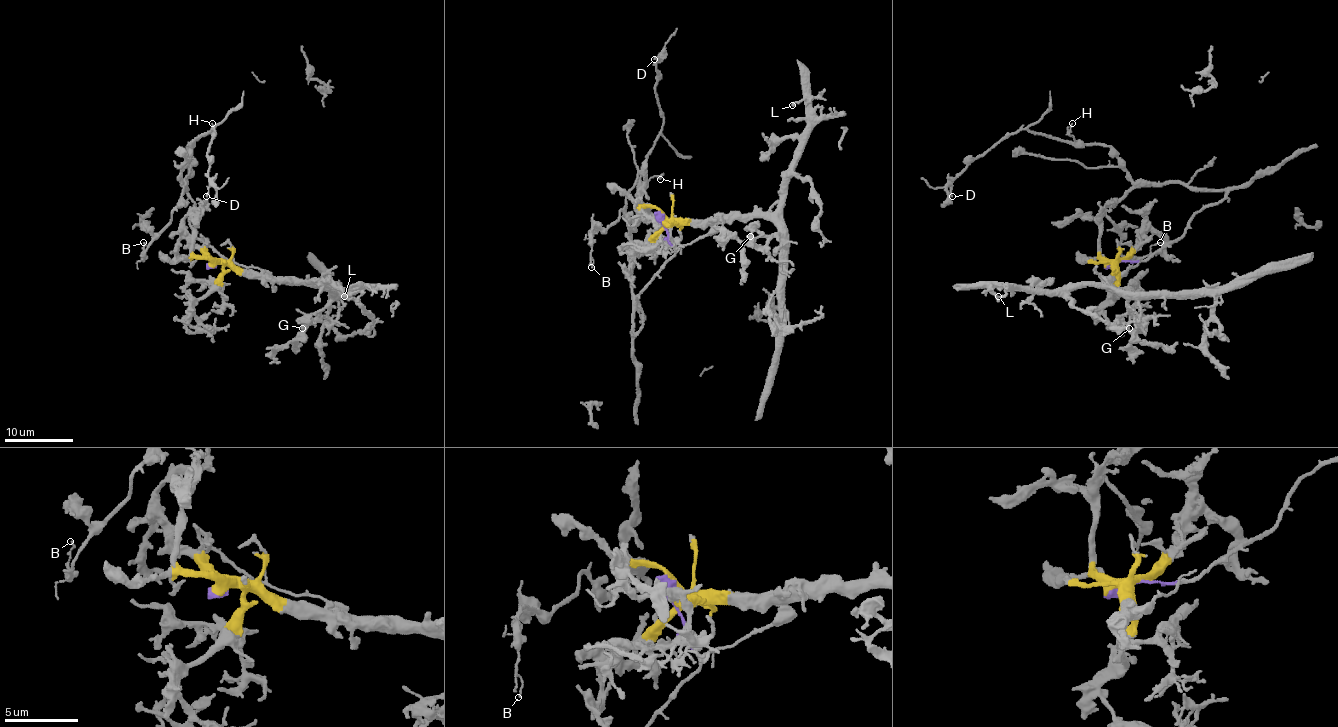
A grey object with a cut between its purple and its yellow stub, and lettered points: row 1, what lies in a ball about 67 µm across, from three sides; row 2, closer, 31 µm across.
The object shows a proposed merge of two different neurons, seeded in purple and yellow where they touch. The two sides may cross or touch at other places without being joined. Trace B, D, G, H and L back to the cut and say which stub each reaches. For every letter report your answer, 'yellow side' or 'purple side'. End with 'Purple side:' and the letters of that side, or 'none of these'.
B: purple side
D: purple side
G: yellow side
H: purple side
L: yellow side
Purple side: B, D, H

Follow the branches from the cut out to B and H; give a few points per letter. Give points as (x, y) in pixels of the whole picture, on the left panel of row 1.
B: (213, 264), (227, 261), (194, 233), (189, 221), (194, 204), (184, 182), (172, 220), (143, 257), (143, 242)
H: (213, 264), (227, 261), (194, 233), (189, 221), (194, 204), (182, 181), (189, 143), (206, 135), (211, 123)

